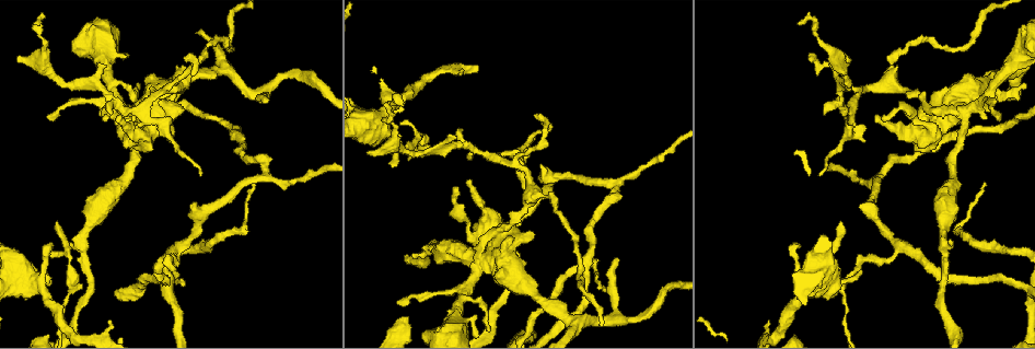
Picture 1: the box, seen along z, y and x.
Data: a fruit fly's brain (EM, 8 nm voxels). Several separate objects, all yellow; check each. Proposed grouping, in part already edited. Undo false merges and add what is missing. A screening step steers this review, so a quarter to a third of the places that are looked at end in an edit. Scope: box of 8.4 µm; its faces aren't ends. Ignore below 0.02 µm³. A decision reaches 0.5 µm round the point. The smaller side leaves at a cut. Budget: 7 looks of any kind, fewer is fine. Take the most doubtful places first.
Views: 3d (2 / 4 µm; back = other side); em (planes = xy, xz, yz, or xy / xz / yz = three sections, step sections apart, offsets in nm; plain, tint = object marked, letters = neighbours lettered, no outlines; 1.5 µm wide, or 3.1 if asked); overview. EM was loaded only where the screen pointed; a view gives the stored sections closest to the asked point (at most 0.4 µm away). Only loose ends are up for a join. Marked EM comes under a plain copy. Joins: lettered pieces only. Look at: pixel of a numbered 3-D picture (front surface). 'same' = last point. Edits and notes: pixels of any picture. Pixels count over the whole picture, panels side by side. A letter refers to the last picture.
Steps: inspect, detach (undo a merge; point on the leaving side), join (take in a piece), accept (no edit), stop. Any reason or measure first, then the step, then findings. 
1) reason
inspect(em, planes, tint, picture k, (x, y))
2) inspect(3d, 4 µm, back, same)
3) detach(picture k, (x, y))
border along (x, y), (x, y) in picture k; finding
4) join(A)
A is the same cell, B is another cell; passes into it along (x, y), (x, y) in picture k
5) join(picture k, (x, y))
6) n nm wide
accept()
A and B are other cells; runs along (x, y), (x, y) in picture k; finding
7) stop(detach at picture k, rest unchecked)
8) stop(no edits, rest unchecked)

branch stops here
inspect(3d, 4 µm, picture 1, (254, 185))

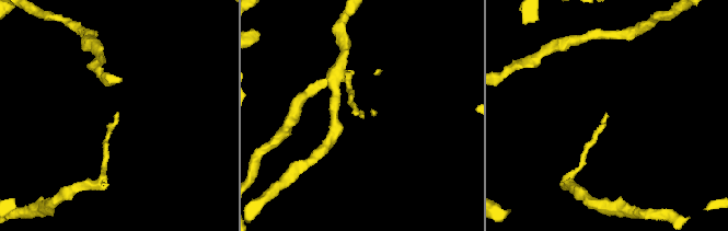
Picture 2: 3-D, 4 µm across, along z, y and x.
inspect(em, planes, letters, picture 2, (363, 114))

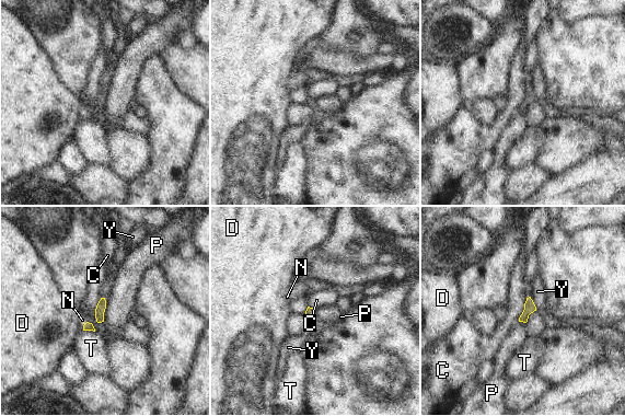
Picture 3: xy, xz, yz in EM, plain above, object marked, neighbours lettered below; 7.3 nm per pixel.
accept()
C, D, N, P, T and Y are other cells; border along (106, 300), (103, 321) in picture 3; none of them fits

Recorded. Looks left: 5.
inspect(em, planes, letters, picture 1, (171, 128))

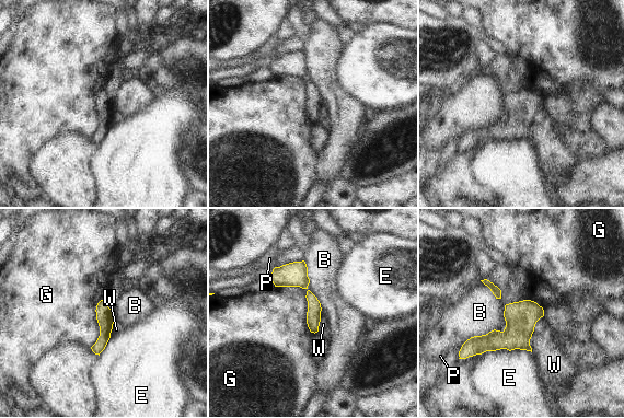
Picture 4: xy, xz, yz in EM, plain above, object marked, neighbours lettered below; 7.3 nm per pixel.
accept()
B, E, G, P and W are other cells; runs along (541, 312), (506, 339), (468, 347) in picture 4; no lettered piece goes on from it

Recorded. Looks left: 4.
inspect(em, planes, tint, picture 1, (526, 288))

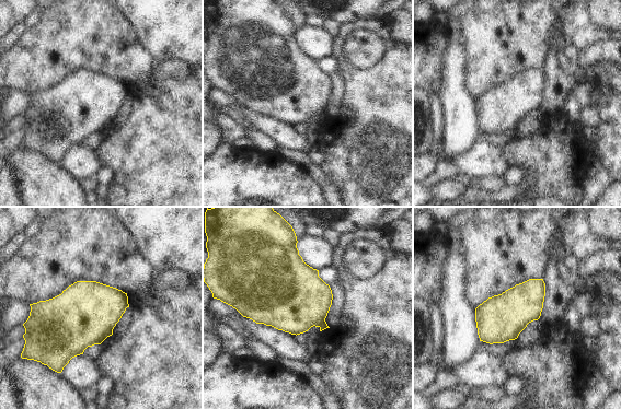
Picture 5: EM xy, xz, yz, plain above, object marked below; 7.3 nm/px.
inspect(em, planes, letters, same)

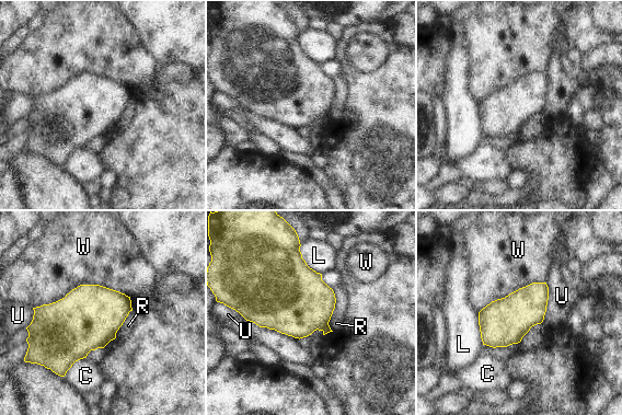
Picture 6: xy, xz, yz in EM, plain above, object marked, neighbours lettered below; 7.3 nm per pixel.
W touches over 750 nm
accept()
C, L, R, U and W are other cells; continuous, no second neuron

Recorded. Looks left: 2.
stop(no edits, rest unchecked)

